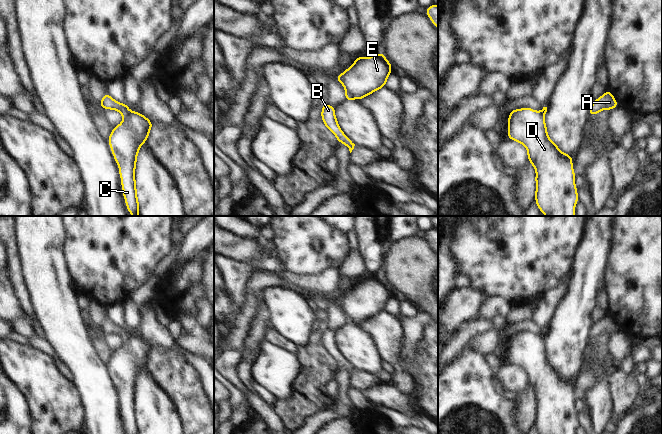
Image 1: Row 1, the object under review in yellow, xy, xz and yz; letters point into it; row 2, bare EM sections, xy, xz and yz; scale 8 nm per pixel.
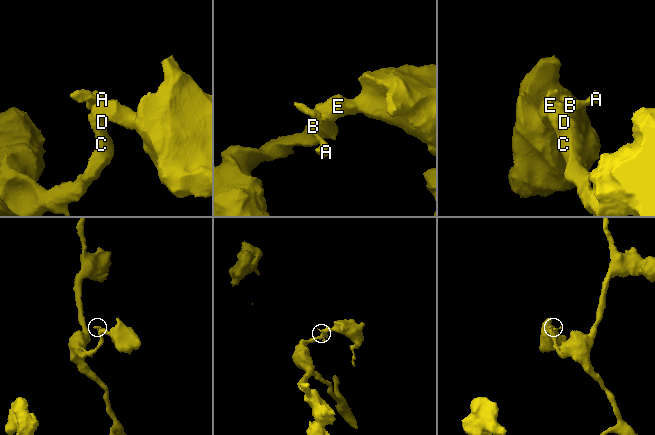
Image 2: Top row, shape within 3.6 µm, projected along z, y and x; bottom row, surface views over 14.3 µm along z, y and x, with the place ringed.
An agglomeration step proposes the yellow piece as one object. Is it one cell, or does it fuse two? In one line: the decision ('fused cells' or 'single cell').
fused cells

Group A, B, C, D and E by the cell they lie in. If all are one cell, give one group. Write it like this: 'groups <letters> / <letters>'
groups A B / C D E

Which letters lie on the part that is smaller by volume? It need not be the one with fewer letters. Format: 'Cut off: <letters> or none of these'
Cut off: A, B

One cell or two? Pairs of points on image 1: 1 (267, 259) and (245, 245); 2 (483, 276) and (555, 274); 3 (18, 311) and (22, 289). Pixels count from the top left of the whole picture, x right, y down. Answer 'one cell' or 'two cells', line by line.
1: one cell
2: one cell
3: two cells

